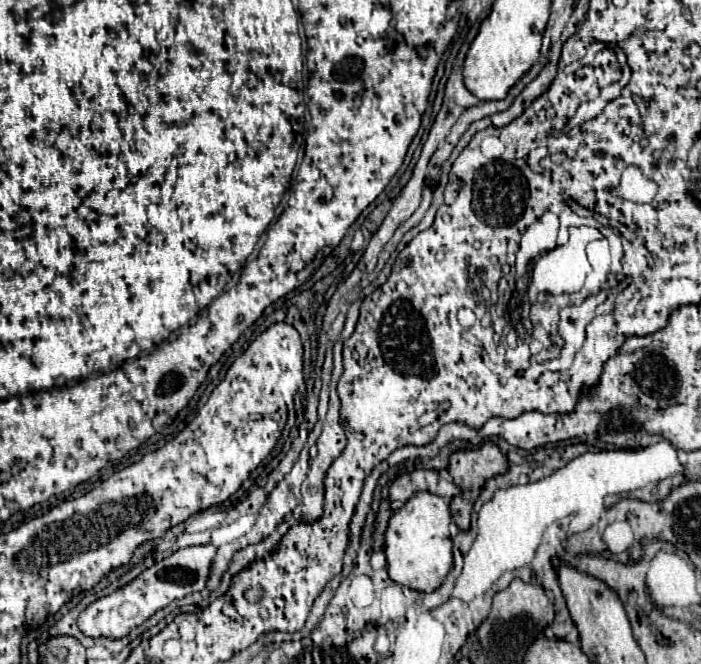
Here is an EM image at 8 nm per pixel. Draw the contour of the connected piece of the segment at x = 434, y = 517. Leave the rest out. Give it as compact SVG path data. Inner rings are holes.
M423 491L421 495L413 495L405 507L393 513L389 519L389 527L385 533L385 555L387 555L387 571L389 577L409 589L433 593L441 587L453 565L451 553L451 537L449 537L451 513L449 505L443 497Z

